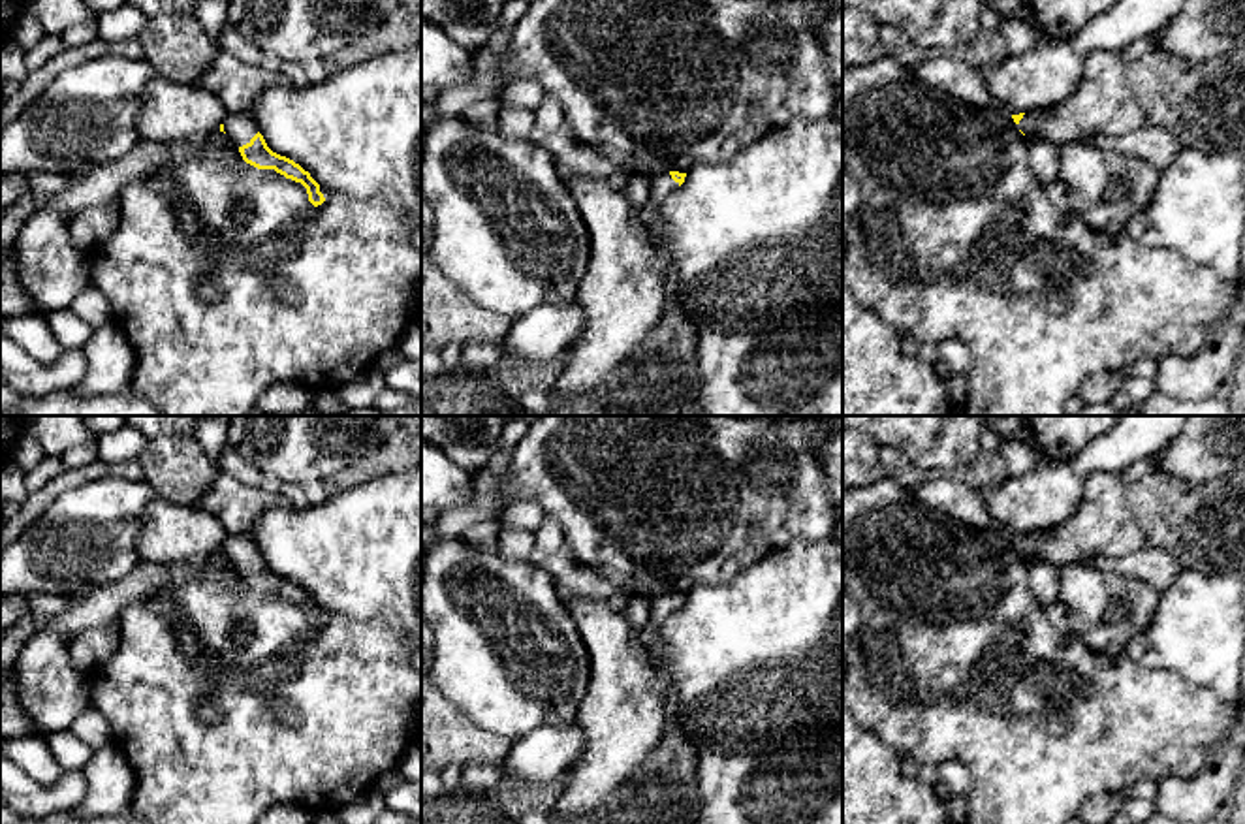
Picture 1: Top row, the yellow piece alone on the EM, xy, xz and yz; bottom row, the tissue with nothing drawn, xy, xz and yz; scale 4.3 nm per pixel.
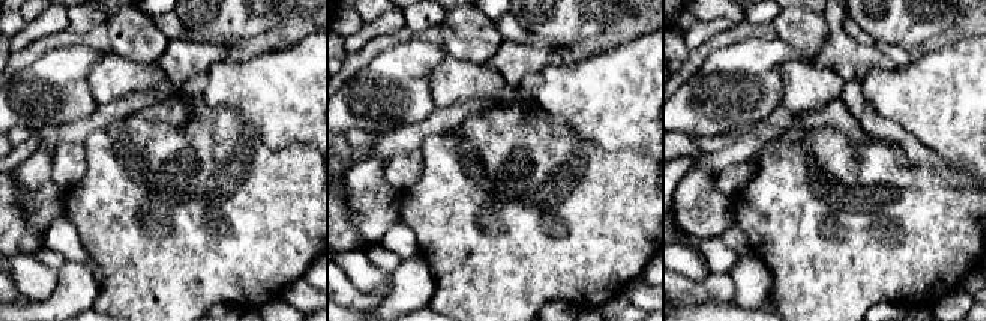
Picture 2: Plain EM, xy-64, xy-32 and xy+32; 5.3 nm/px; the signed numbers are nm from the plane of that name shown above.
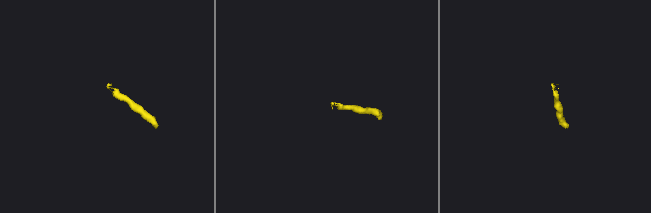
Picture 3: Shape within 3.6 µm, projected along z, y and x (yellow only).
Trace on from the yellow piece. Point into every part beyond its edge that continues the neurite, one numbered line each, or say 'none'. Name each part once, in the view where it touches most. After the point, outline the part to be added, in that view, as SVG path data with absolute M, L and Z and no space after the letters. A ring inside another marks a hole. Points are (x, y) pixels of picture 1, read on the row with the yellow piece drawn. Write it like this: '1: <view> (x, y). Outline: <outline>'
1: xy (239, 126). Outline: M248 111L228 113L222 120L224 132L237 149L250 143L260 132Z

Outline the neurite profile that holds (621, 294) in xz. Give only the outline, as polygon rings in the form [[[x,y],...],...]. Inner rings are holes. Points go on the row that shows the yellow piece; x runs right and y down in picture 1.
[[[557,169],[589,230],[591,260],[575,293],[583,329],[553,382],[559,410],[598,388],[656,325],[668,282],[654,267],[649,233],[624,196],[628,175],[592,177]]]

